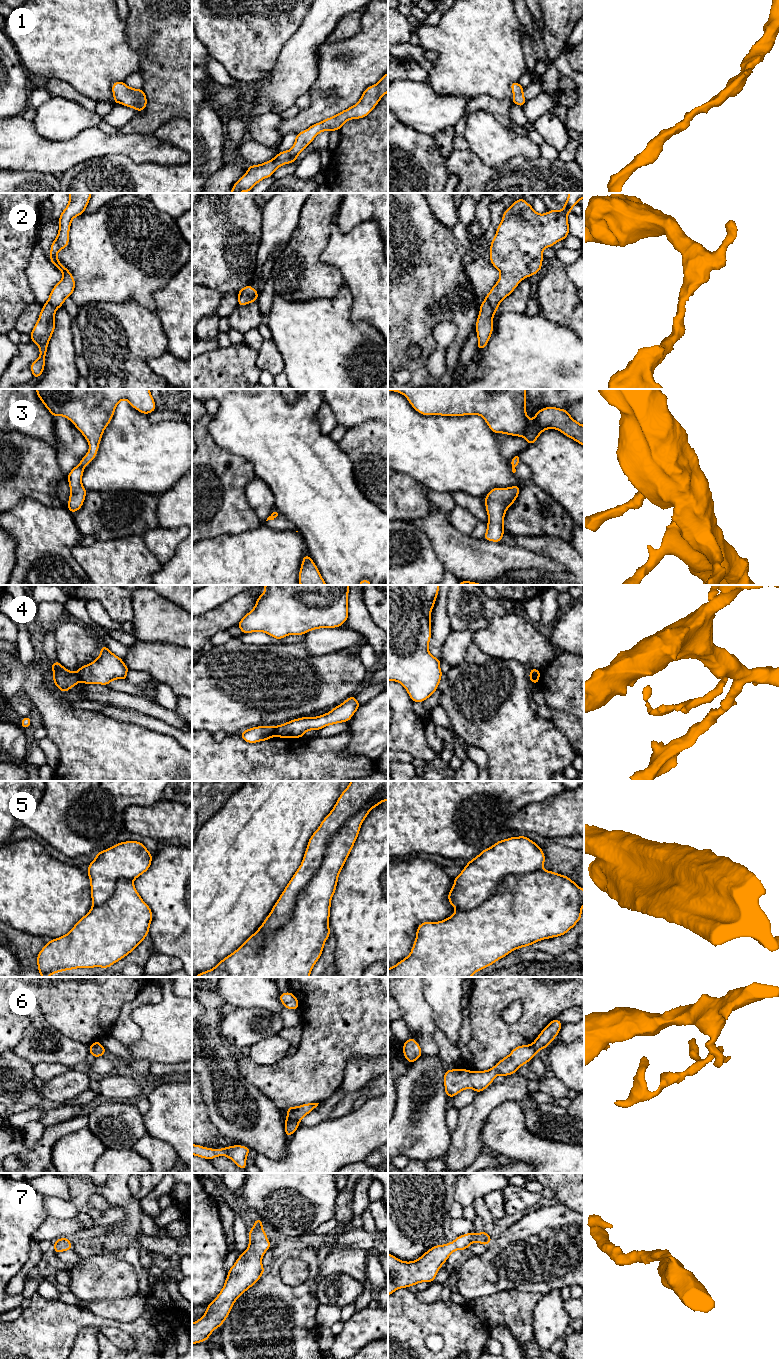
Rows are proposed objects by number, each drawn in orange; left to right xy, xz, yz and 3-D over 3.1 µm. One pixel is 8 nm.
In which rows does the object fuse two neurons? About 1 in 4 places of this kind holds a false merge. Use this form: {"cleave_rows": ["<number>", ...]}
{"cleave_rows": ["4", "5", "6"]}

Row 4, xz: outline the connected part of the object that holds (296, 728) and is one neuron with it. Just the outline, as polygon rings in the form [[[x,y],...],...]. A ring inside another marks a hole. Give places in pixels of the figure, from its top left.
[[[355,696],[346,699],[330,712],[317,717],[302,717],[275,726],[274,736],[280,738],[302,738],[309,730],[320,730],[328,725],[348,722],[361,704]]]

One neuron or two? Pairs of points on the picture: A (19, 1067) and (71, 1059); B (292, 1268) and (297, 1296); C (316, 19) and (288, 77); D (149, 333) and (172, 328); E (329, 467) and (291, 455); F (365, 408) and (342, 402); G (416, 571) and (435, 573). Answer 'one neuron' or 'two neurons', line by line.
A: two neurons
B: two neurons
C: one neuron
D: two neurons
E: one neuron
F: one neuron
G: one neuron

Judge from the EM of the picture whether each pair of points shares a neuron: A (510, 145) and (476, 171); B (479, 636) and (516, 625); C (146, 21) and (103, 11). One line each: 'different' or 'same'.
A: different
B: same
C: different

